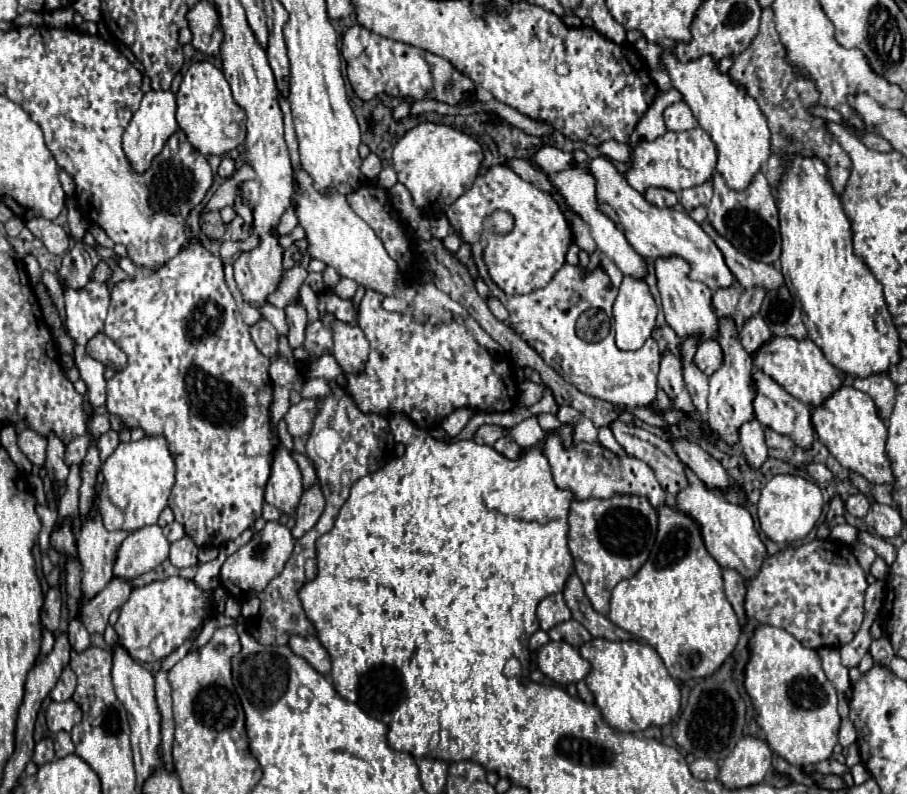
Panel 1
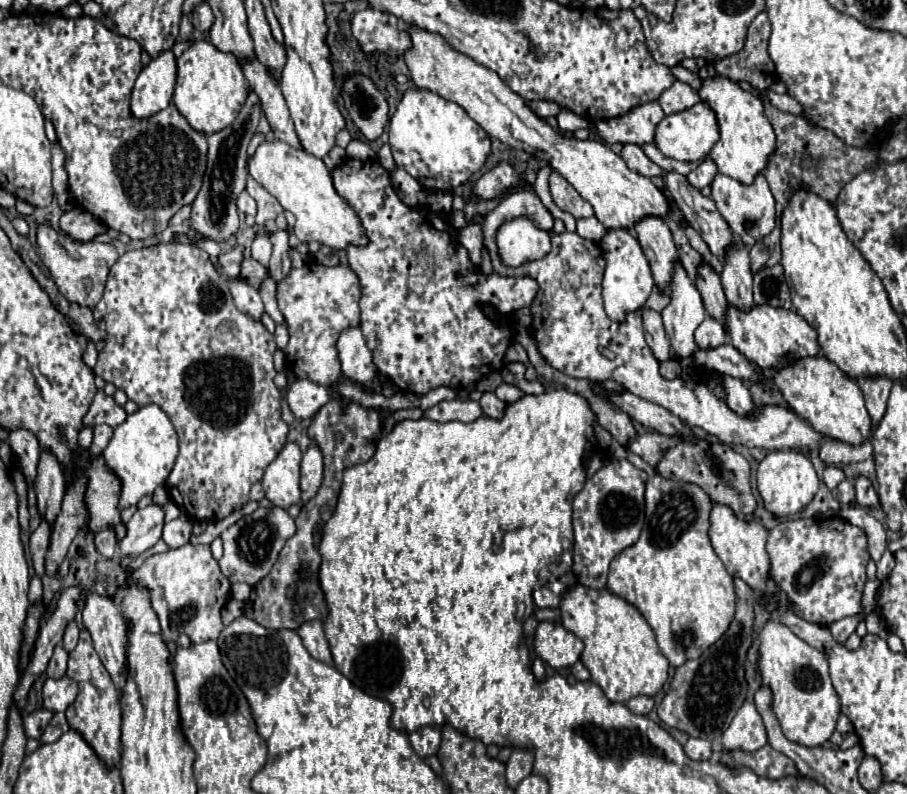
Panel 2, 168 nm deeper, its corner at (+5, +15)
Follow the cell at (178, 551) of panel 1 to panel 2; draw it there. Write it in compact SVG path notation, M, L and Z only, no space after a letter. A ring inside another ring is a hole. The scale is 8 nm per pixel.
M181 513L177 519L165 523L165 527L163 527L163 541L169 547L181 547L181 545L189 543L191 527L193 527L191 519L185 513Z

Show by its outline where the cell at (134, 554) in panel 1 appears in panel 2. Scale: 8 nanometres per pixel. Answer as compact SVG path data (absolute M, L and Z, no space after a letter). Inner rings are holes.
M147 505L145 509L137 509L135 515L127 523L127 535L119 541L119 549L123 555L139 555L153 547L161 539L163 529L163 507Z

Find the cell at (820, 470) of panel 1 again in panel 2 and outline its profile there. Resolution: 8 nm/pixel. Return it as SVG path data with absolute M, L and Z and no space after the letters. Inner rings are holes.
M827 439L821 445L819 455L827 465L847 465L847 463L865 461L867 457L871 457L873 447L871 447L869 439L863 441L863 445L847 445L847 443L837 441L837 439Z

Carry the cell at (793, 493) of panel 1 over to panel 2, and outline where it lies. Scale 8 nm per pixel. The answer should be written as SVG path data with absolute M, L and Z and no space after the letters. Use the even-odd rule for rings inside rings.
M773 451L765 455L765 459L759 463L757 487L763 497L765 507L773 515L785 517L785 515L793 515L801 511L815 497L819 489L819 477L815 473L813 463L799 451Z

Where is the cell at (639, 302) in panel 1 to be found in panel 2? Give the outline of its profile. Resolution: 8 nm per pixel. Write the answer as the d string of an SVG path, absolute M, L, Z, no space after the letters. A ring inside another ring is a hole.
M609 229L605 237L599 241L605 253L605 279L603 279L603 301L605 311L613 321L623 321L625 313L637 311L645 305L651 289L653 289L653 275L649 269L649 261L639 245L639 241L627 229Z

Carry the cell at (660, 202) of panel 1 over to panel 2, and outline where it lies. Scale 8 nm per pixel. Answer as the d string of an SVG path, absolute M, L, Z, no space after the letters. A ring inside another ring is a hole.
M631 143L623 145L623 149L621 149L621 157L623 157L623 161L627 163L629 169L633 169L633 171L645 175L645 177L663 175L663 169L657 167L657 165L643 153L643 149L641 149L639 145L631 145Z

